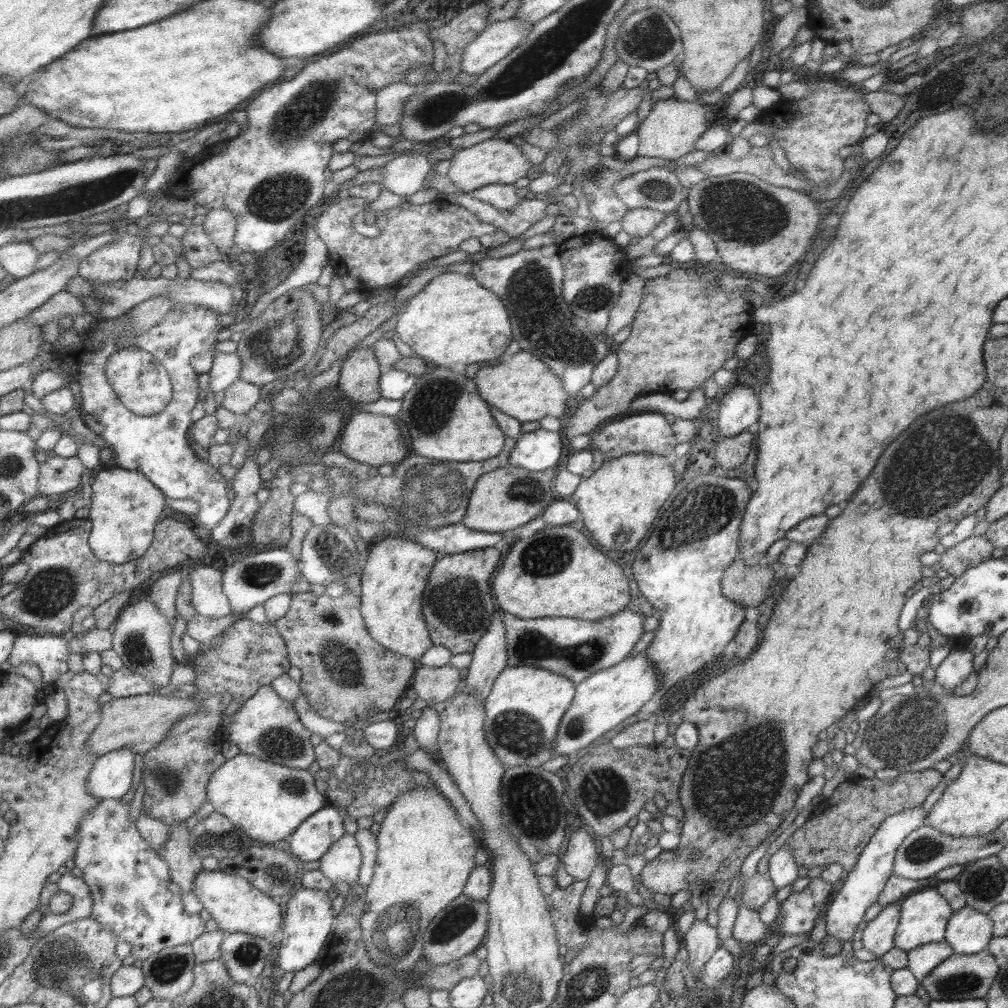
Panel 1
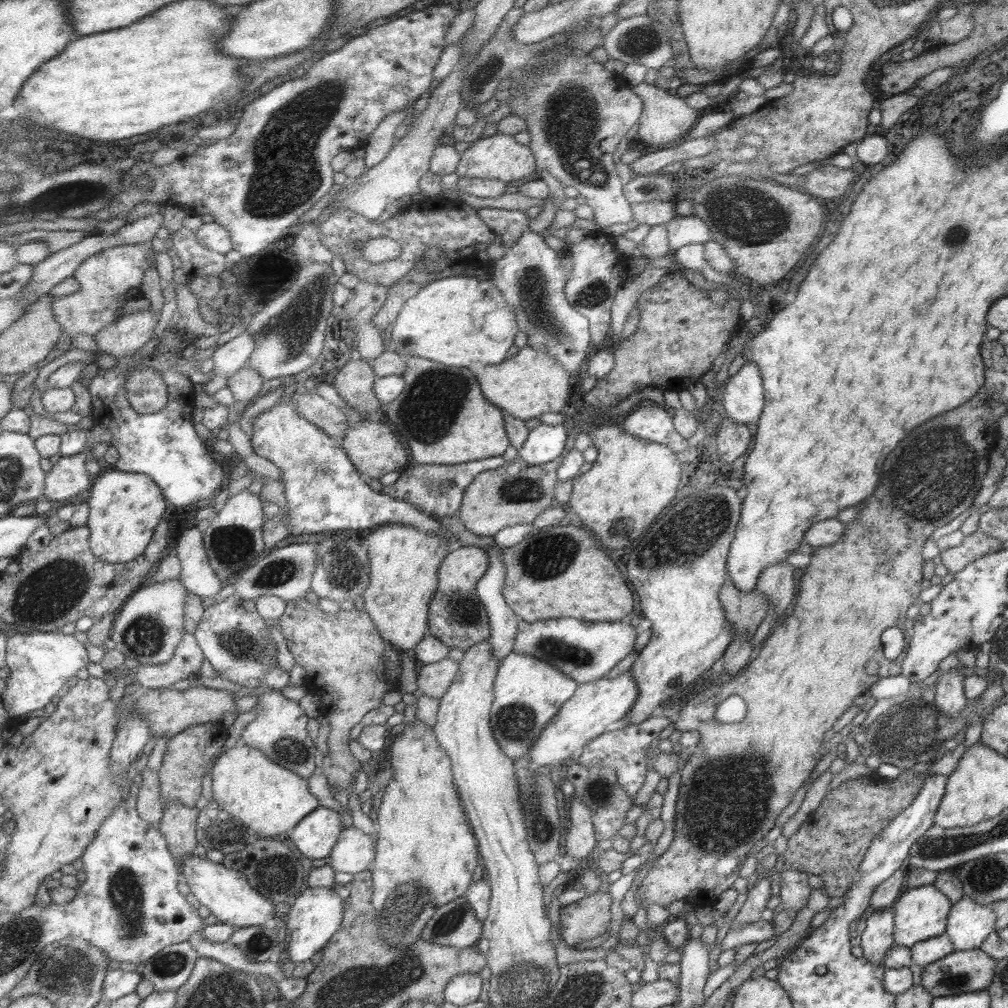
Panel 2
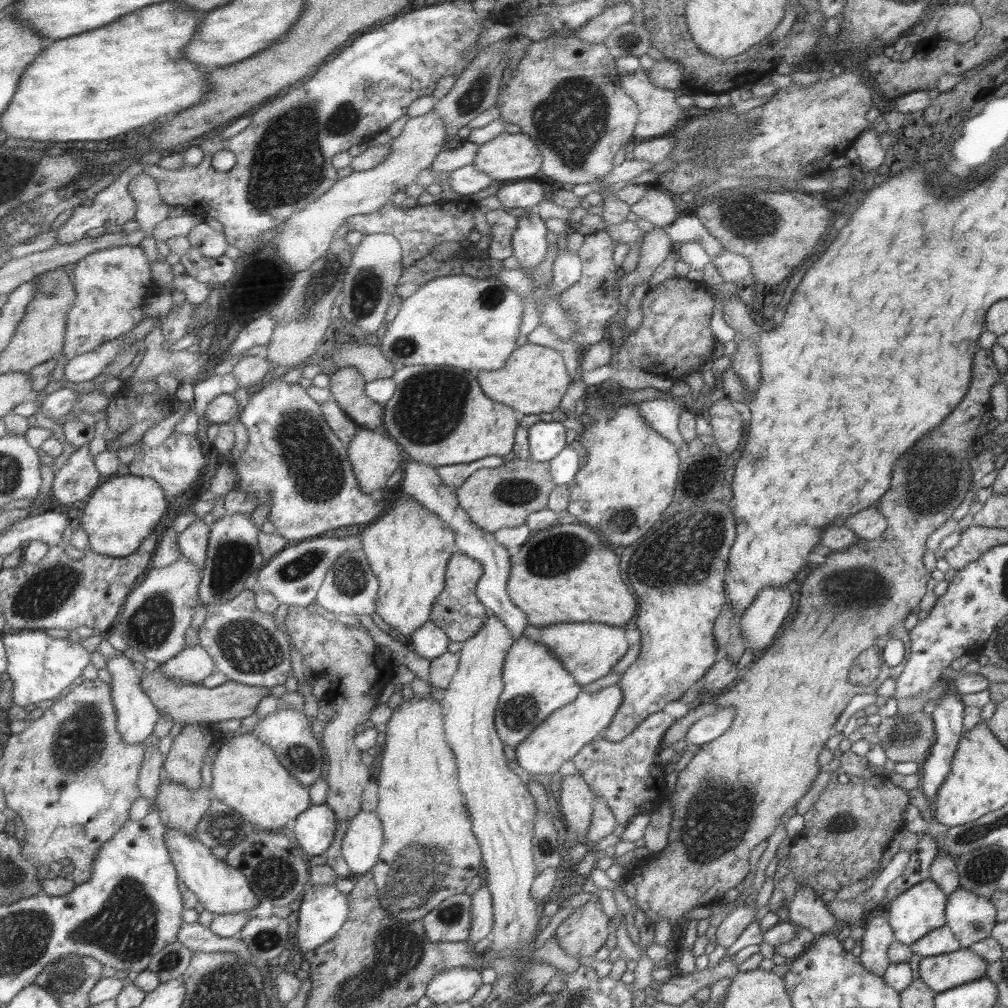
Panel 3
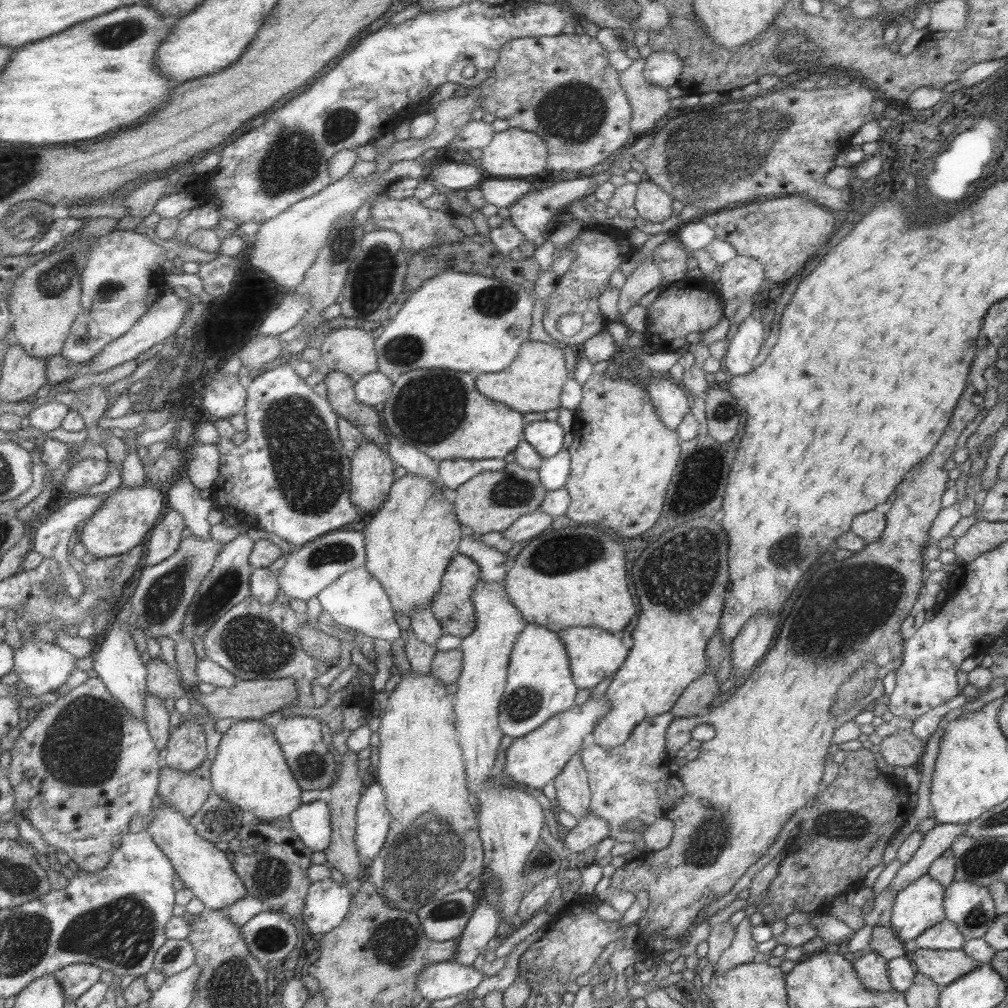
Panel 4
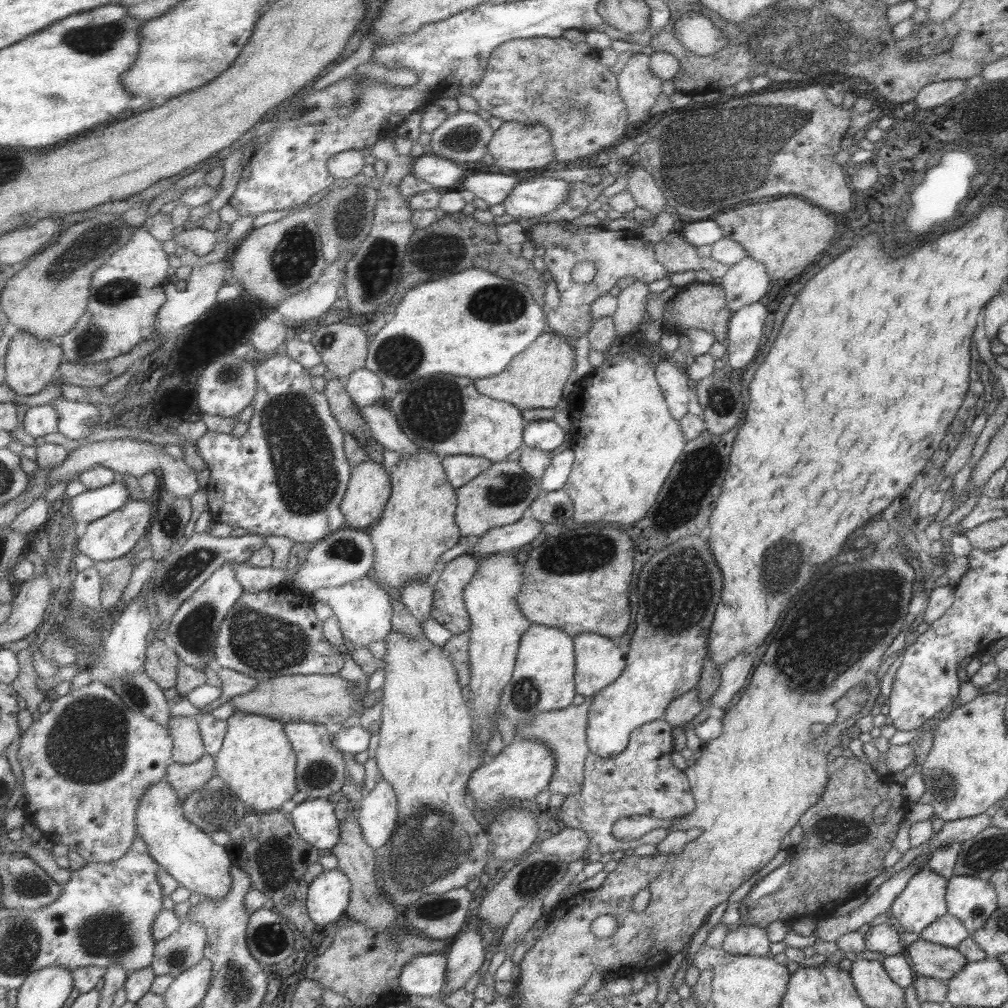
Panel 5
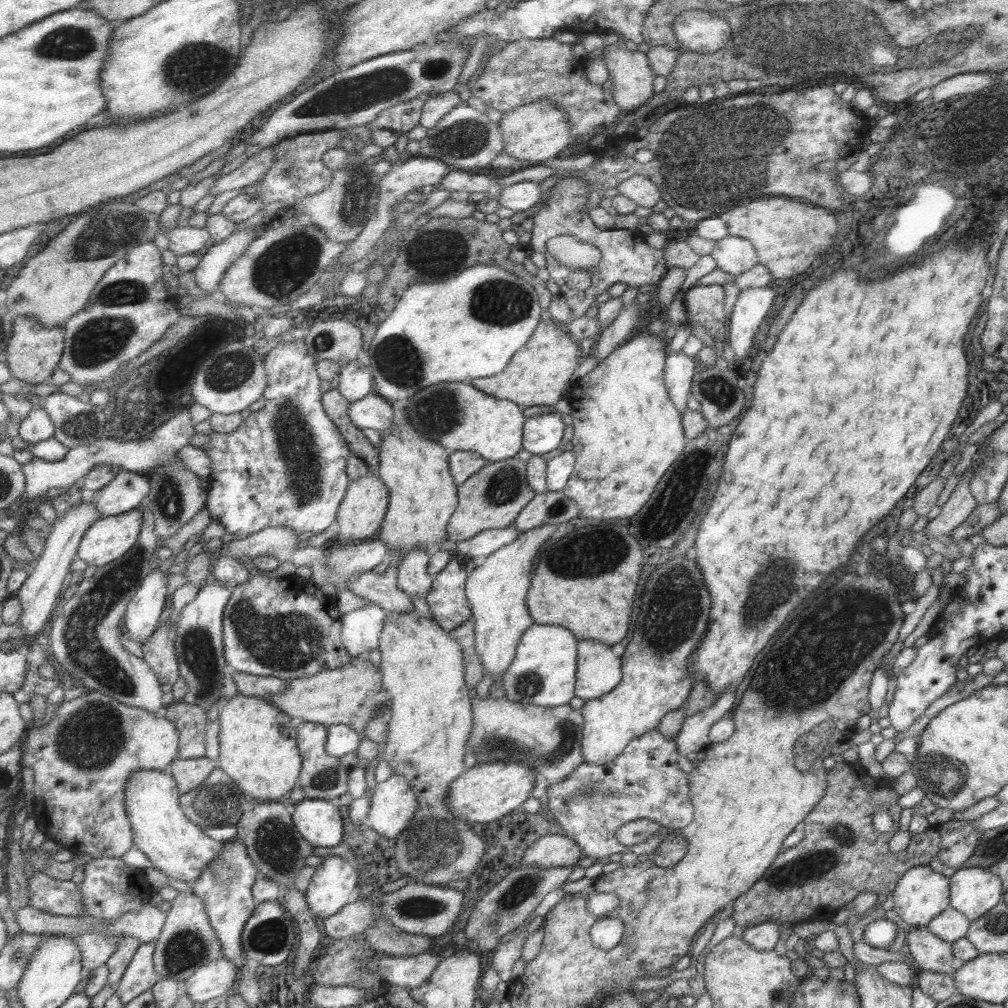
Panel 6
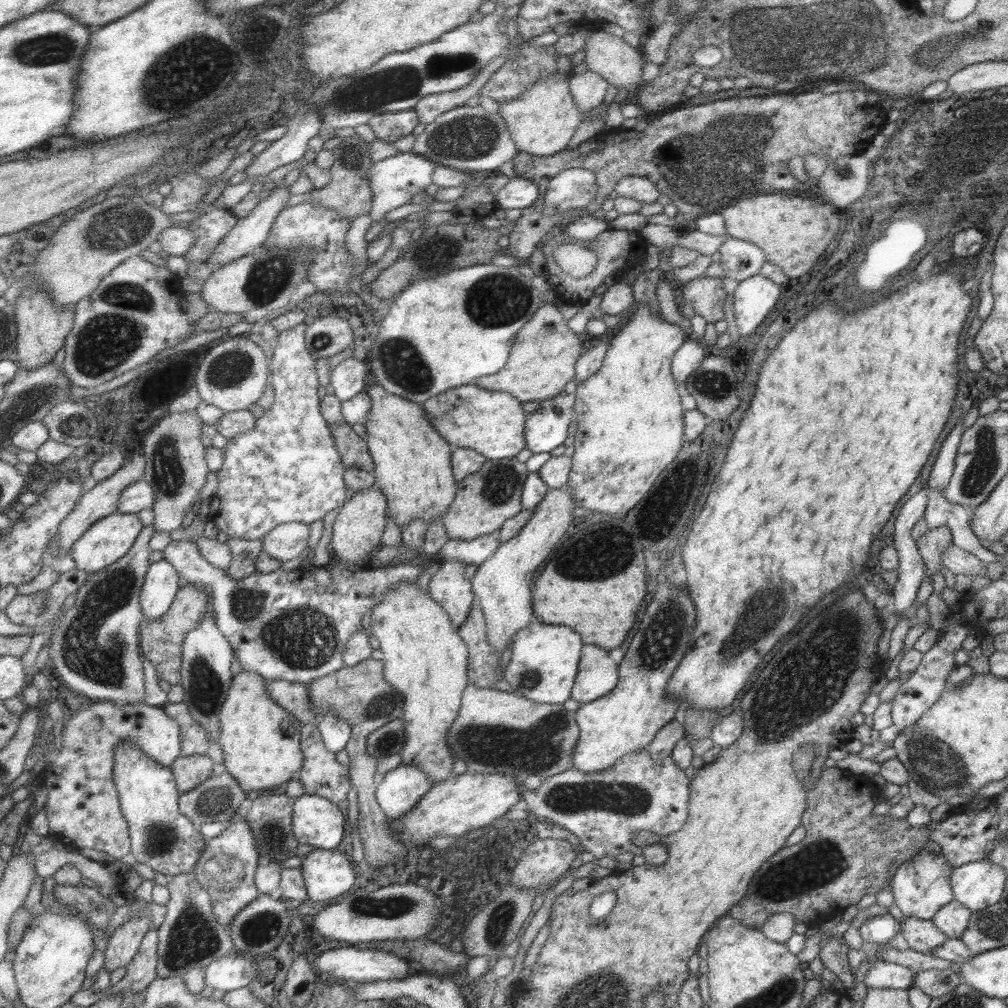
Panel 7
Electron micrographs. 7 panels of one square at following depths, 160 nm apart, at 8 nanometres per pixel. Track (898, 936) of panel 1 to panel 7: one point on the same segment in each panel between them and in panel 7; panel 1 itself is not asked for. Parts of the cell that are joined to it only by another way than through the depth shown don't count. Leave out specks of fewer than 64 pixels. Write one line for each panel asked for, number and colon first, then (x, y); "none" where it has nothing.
2: (920, 913)
3: (917, 910)
4: (919, 905)
5: (921, 901)
6: (920, 893)
7: (920, 886)

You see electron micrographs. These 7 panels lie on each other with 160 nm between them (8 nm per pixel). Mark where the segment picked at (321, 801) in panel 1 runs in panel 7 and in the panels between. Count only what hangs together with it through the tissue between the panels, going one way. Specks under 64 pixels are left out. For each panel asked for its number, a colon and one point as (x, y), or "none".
2: (266, 798)
3: (247, 777)
4: (249, 770)
5: (256, 761)
6: (257, 743)
7: (260, 741)

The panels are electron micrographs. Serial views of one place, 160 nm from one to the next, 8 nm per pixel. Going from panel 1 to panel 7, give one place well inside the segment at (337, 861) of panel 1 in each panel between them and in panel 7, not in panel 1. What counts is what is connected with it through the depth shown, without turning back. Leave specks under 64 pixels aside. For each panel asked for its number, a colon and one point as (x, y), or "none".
2: (354, 850)
3: (360, 846)
4: (372, 819)
5: (376, 814)
6: (392, 806)
7: (400, 789)

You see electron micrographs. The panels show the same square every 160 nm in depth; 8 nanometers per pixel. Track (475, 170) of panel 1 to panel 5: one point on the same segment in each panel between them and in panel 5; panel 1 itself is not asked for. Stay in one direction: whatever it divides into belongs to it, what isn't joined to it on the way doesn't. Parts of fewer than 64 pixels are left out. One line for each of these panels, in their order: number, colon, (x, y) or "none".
2: (499, 156)
3: (515, 156)
4: (513, 152)
5: (514, 146)

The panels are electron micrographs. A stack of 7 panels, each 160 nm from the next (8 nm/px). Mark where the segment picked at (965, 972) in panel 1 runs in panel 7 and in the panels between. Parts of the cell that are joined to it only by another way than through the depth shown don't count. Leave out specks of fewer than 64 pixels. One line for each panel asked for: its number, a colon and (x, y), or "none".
2: (960, 971)
3: (940, 972)
4: (942, 966)
5: (927, 959)
6: (929, 953)
7: (921, 935)

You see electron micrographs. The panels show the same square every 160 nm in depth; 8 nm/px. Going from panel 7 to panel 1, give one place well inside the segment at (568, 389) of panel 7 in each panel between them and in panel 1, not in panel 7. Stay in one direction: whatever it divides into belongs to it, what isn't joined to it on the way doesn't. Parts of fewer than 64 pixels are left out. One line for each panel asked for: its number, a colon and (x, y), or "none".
1: (537, 450)
2: (544, 442)
3: (545, 439)
4: (545, 436)
5: (545, 435)
6: (541, 433)

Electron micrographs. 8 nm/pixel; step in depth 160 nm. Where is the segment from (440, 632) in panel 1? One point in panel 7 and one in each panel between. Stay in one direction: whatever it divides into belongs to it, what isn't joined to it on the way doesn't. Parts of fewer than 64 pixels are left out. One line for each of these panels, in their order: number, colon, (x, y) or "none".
2: (456, 616)
3: (456, 611)
4: (451, 606)
5: (448, 609)
6: (446, 600)
7: (450, 584)

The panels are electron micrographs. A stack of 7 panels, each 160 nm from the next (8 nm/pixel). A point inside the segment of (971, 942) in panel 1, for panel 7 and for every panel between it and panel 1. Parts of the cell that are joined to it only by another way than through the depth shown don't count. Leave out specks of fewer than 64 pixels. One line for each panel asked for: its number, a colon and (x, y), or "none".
2: (967, 924)
3: (970, 918)
4: (968, 906)
5: (971, 900)
6: (973, 891)
7: (979, 884)

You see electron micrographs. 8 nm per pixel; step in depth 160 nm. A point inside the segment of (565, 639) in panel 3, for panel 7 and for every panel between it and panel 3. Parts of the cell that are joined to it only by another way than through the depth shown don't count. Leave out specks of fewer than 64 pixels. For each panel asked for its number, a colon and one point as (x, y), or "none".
4: (593, 655)
5: (598, 661)
6: (598, 671)
7: (597, 674)

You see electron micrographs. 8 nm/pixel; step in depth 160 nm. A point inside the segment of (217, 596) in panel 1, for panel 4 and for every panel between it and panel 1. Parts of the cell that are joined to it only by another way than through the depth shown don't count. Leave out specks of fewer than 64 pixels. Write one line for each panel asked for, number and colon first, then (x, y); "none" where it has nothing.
2: (196, 576)
3: (192, 541)
4: (182, 496)

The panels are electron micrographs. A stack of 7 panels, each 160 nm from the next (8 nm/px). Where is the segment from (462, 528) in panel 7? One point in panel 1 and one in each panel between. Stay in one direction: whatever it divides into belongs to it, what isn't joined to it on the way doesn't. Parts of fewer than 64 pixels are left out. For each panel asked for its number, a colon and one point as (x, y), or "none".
1: (503, 499)
2: (514, 493)
3: (493, 498)
4: (490, 501)
5: (497, 496)
6: (492, 497)

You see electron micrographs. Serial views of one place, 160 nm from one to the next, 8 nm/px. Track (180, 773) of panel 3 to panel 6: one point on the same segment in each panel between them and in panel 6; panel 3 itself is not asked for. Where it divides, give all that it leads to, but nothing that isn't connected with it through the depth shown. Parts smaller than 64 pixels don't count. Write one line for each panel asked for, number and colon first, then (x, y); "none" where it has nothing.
4: (185, 750)
5: (187, 747)
6: (189, 720)

